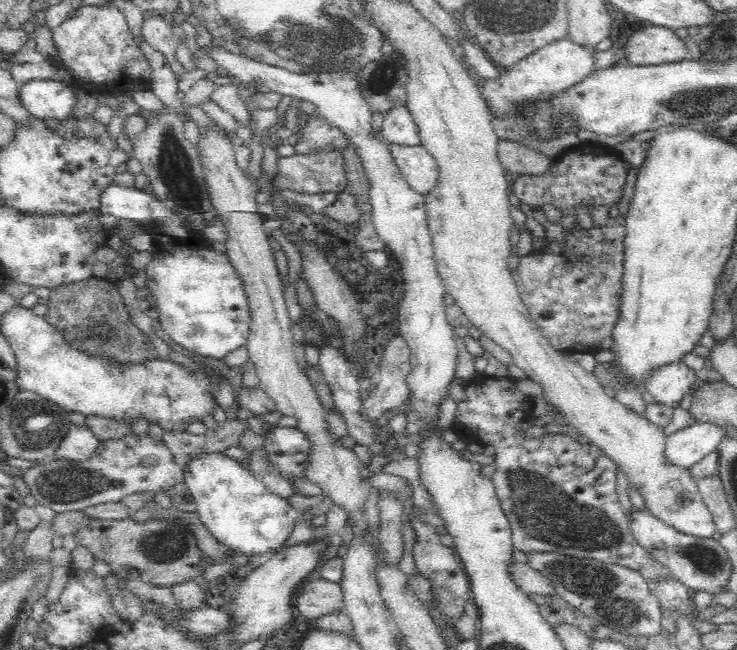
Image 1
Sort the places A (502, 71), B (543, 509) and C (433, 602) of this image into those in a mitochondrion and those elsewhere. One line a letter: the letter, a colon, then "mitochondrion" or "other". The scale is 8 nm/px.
A: other
B: mitochondrion
C: other

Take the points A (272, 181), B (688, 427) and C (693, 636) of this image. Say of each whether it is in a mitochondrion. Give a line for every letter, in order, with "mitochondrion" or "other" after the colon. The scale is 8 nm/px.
A: other
B: other
C: other

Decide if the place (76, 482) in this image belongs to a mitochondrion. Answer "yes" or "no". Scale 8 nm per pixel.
yes

